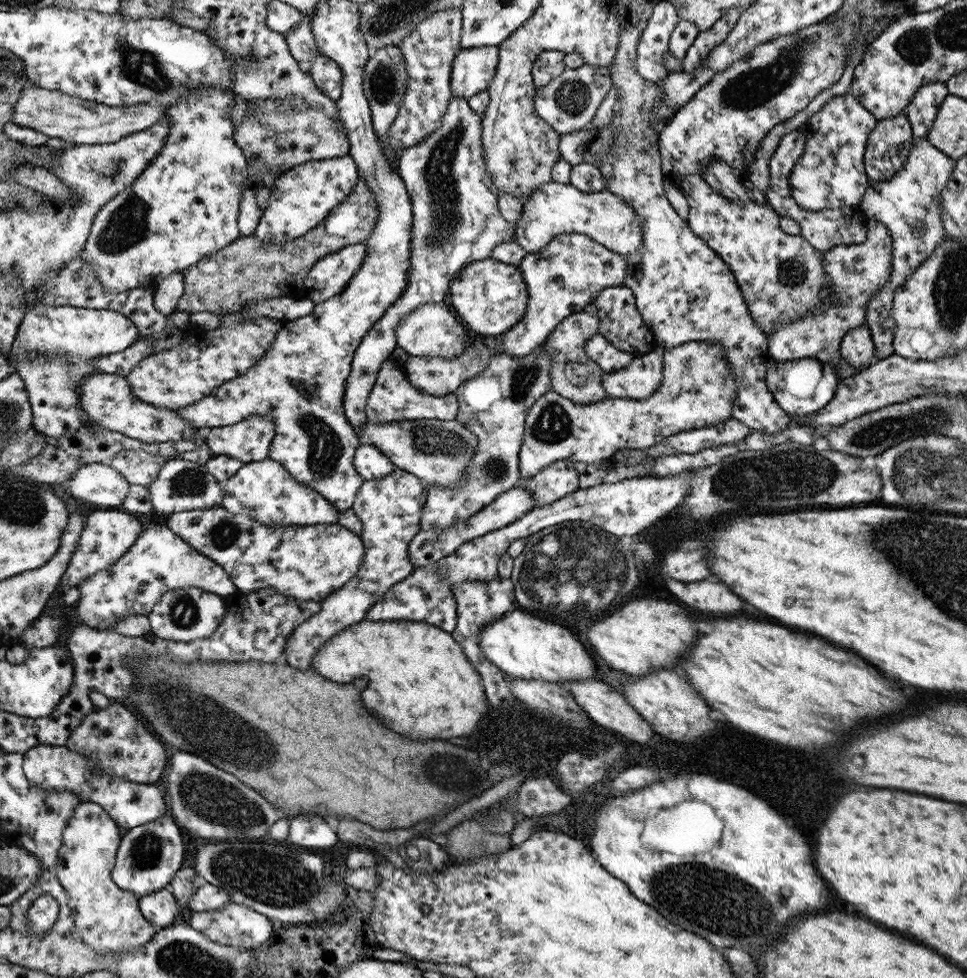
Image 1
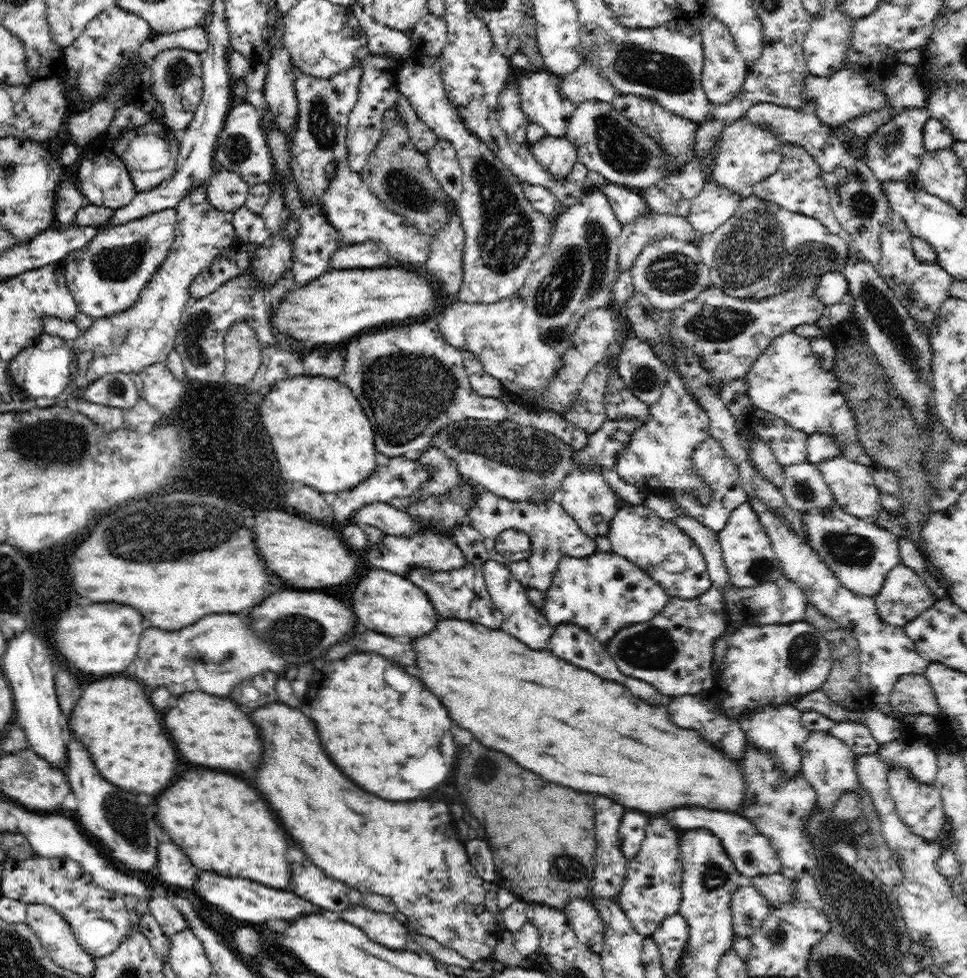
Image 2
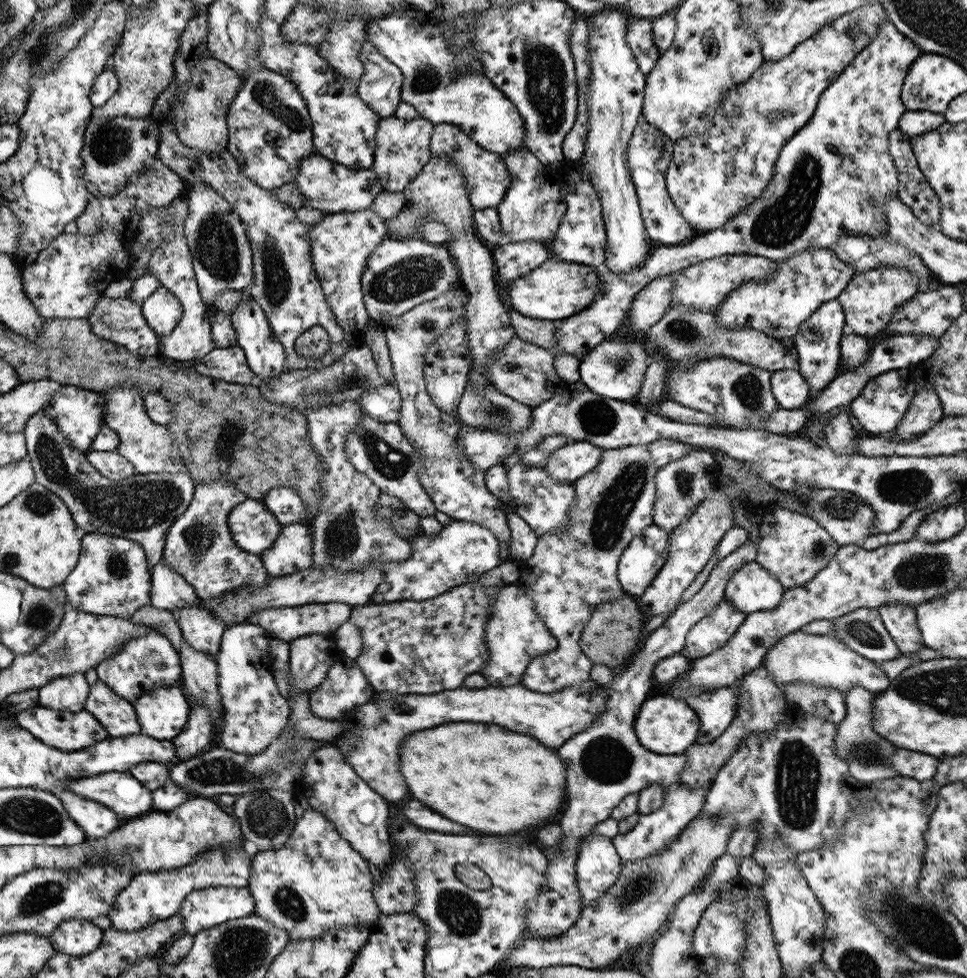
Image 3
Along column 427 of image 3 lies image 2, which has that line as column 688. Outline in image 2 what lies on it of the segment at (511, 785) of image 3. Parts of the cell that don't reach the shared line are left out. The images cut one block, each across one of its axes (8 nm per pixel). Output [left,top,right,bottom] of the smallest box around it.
[412,620,746,812]

